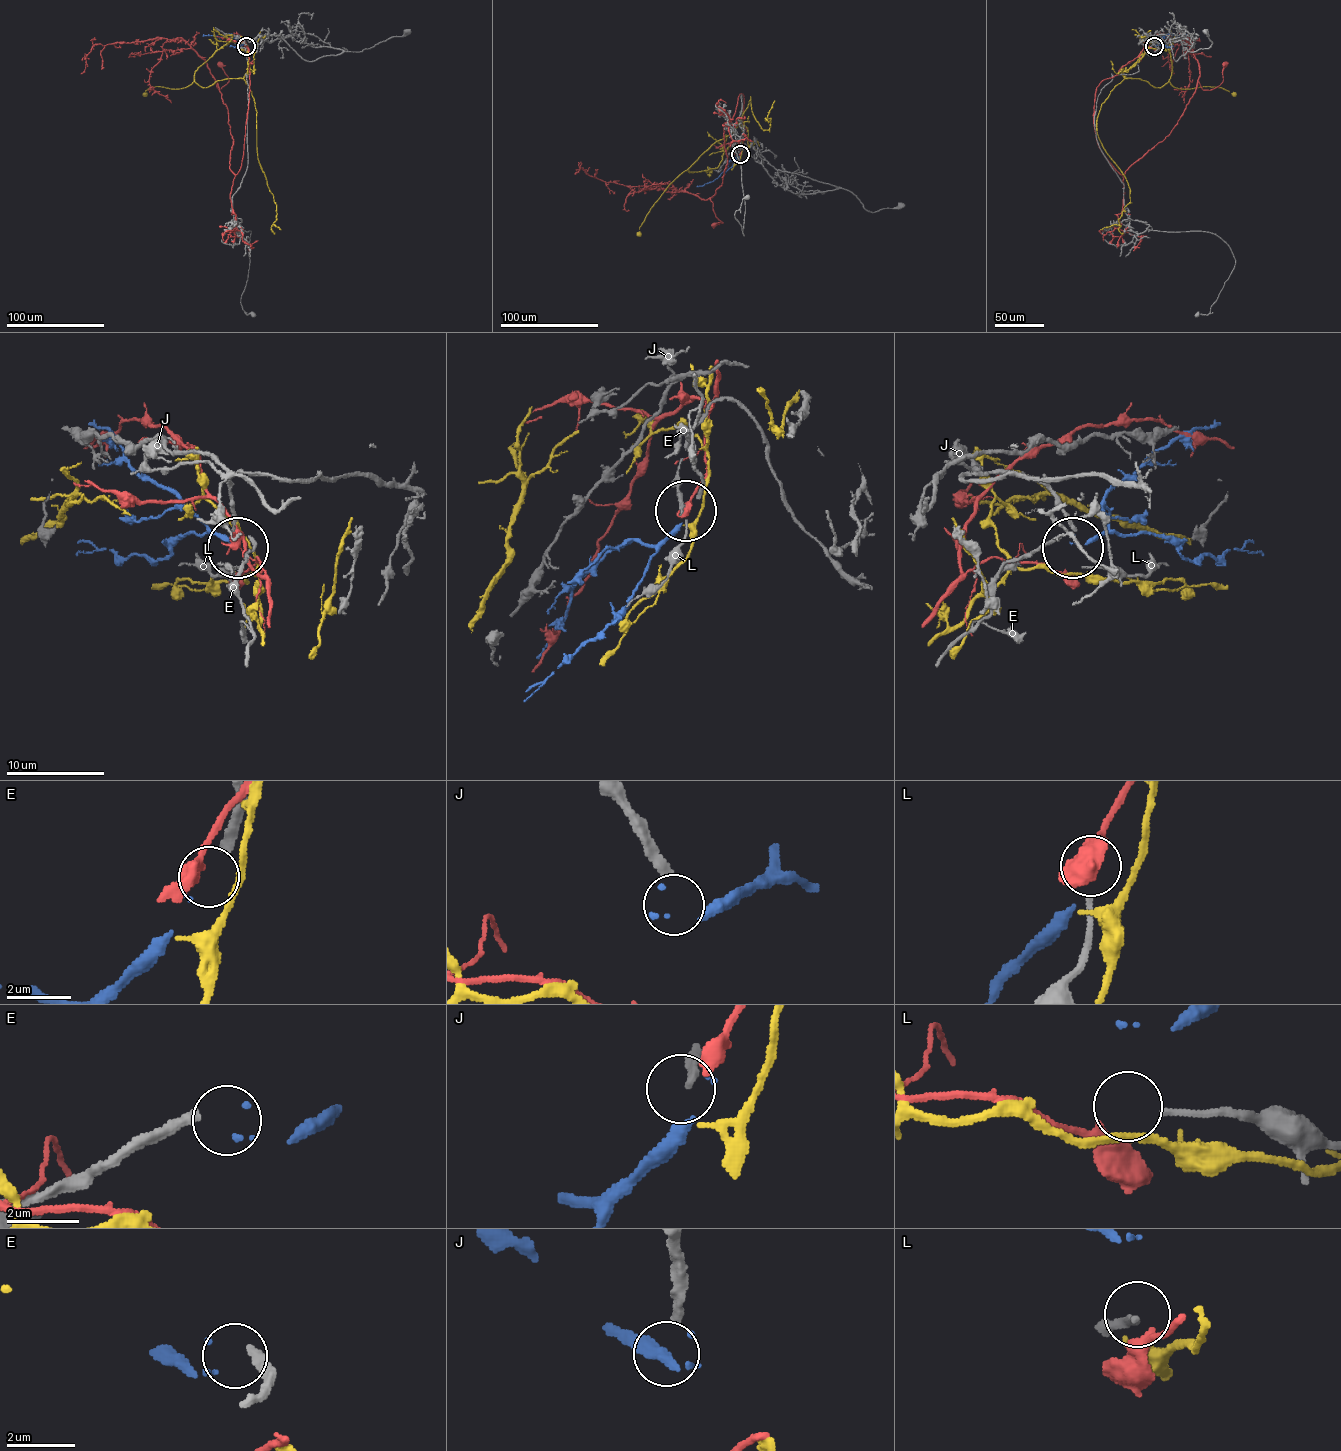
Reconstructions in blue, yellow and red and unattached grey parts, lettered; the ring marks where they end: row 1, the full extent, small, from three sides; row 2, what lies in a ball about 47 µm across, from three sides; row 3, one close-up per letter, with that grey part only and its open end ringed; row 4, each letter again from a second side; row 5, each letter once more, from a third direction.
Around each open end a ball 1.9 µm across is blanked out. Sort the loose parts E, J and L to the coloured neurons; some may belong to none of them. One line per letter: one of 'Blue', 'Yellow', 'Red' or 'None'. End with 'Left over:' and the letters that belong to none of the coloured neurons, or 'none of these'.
E: Blue
J: None
L: Red
Left over: J

